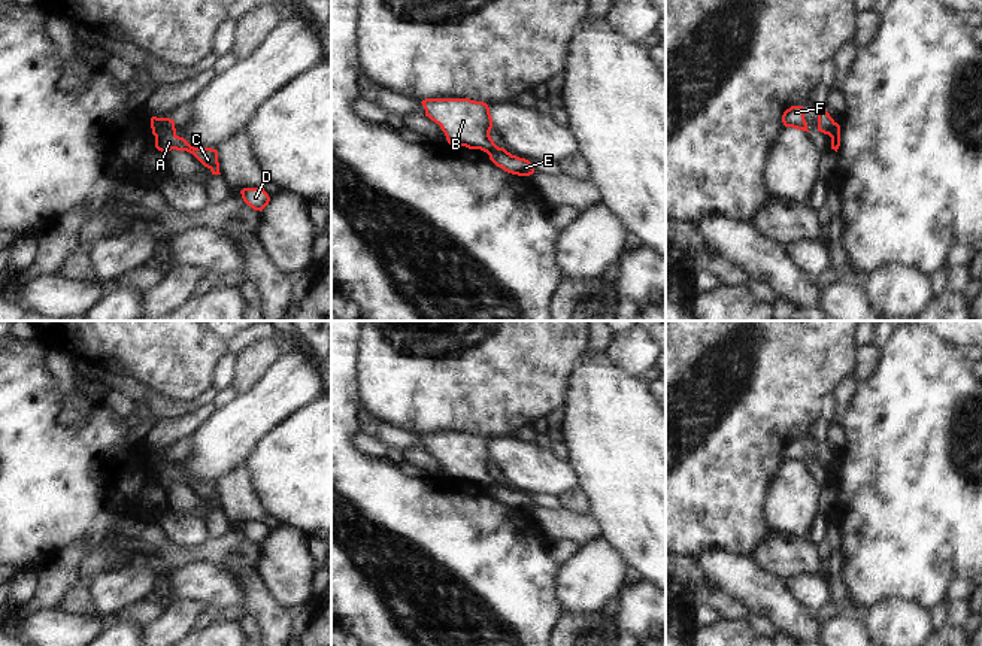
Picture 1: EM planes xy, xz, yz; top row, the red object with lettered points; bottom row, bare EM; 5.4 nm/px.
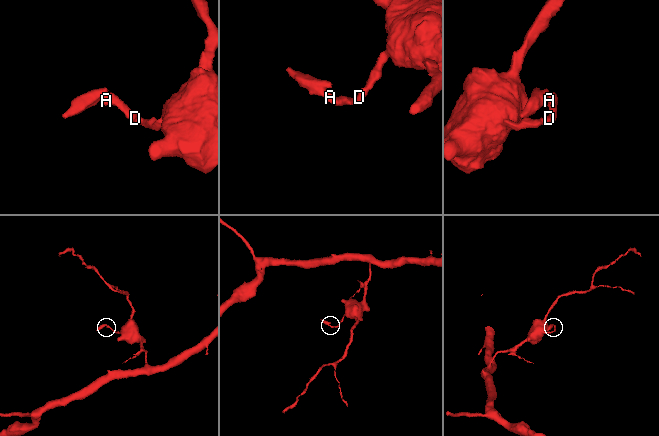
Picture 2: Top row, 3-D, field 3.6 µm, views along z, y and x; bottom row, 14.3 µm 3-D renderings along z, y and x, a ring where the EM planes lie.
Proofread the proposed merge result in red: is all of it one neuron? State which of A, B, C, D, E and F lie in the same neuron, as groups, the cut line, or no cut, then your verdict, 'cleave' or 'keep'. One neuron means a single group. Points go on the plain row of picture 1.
A C D E / B F | xy (173, 455), (152, 467) | cleave

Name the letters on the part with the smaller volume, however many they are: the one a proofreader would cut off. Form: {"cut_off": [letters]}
{"cut_off": ["B", "F"]}

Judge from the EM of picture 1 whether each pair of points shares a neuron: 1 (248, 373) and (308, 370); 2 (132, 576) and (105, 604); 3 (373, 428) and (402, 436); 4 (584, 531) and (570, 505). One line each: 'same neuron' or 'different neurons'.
1: different neurons
2: same neuron
3: same neuron
4: different neurons

